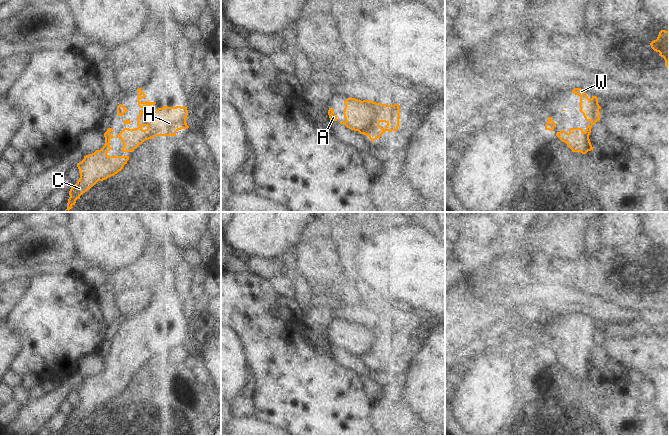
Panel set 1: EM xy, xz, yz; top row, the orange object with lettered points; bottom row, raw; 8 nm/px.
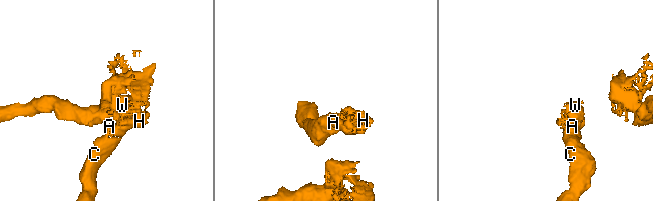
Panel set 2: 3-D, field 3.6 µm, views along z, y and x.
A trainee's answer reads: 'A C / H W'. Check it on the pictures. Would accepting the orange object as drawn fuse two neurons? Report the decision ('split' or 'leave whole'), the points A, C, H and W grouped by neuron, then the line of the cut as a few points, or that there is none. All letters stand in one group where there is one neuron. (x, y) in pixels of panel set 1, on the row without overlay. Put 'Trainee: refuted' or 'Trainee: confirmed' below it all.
leave whole; A C H W; no cut
Trainee: refuted

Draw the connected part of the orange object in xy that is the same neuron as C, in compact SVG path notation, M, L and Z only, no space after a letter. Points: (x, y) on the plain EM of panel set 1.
M108 352L104 357L105 368L100 374L96 374L92 378L84 380L84 383L77 387L80 402L69 415L70 421L68 423L67 433L64 436L73 432L72 430L75 429L76 424L80 423L80 420L98 405L103 405L108 401L114 400L127 388L129 380L107 379L112 373L109 369L110 364L113 362L113 359L109 357L112 355L112 352Z

